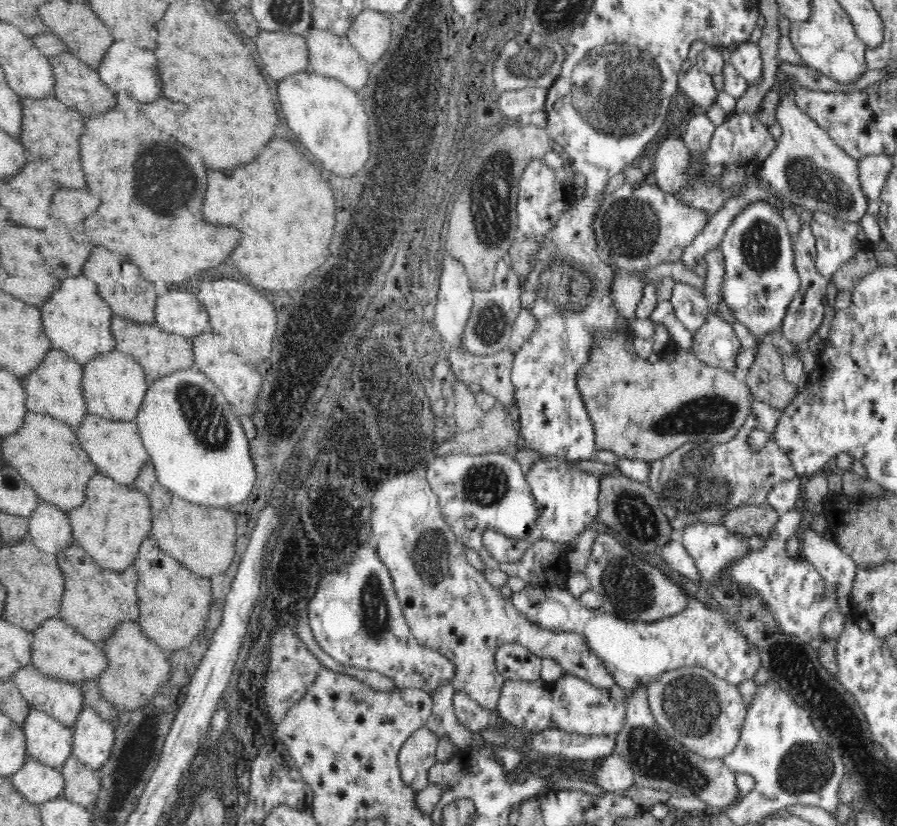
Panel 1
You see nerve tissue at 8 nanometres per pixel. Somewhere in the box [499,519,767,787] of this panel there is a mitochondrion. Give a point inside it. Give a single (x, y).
(693, 704)

